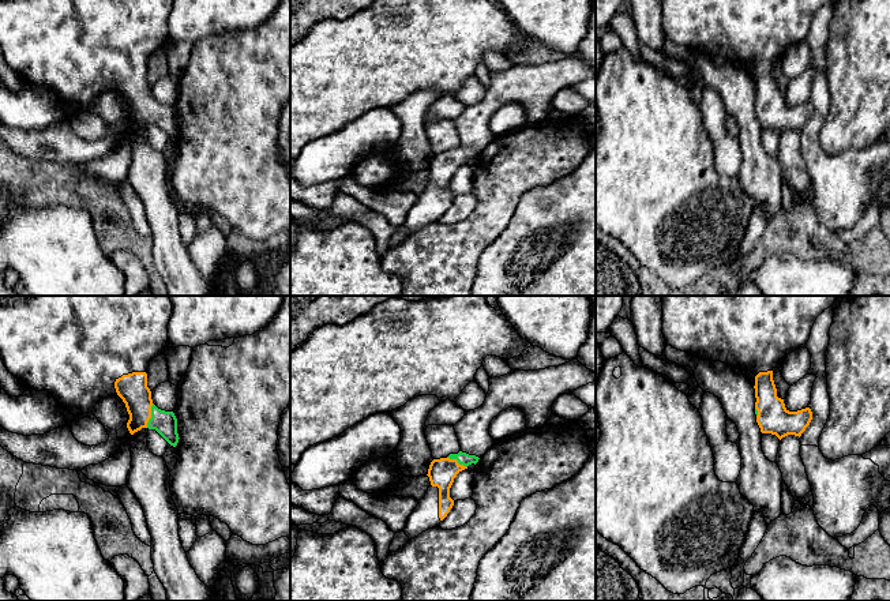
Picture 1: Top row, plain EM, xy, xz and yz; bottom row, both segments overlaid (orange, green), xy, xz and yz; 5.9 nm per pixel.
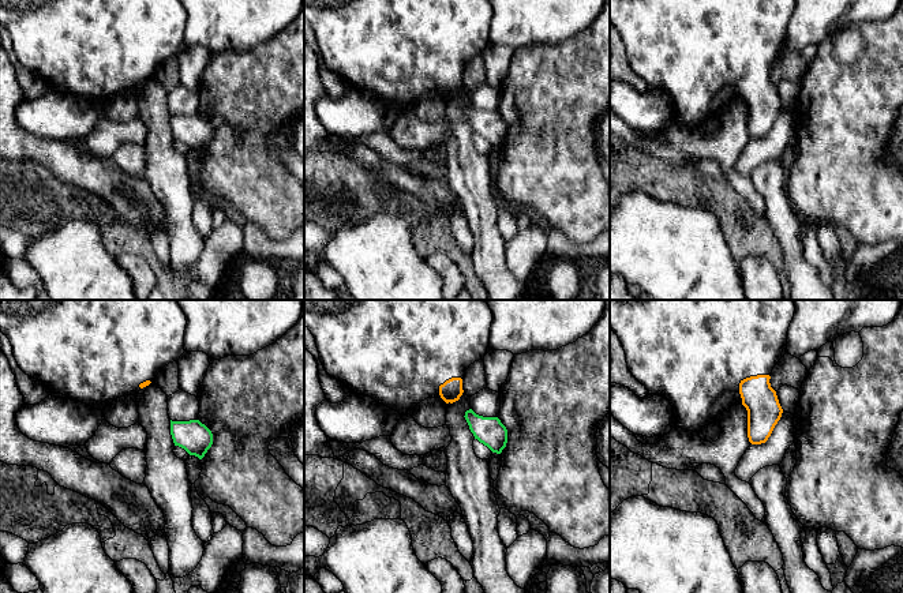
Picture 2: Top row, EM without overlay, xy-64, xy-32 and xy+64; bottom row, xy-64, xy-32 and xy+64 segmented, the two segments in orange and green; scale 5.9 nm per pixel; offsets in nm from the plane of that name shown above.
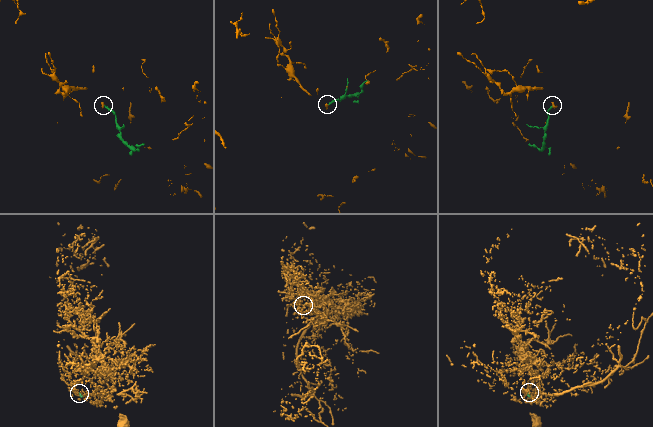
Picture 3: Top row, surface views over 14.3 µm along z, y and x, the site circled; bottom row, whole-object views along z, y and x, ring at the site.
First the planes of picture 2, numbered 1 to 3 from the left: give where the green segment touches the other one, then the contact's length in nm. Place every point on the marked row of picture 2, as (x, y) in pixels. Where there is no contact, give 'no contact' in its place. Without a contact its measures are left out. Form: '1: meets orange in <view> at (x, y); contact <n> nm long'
1: no contact
2: no contact
3: no contact

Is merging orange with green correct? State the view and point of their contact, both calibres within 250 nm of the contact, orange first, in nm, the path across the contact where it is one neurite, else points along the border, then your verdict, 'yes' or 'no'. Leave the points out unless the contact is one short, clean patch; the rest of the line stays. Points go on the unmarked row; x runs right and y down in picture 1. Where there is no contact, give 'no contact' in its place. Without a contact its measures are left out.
xy (150, 111) | 180/140 nm | across xy (132, 83), (139, 100), (150, 111), (165, 117) | yes

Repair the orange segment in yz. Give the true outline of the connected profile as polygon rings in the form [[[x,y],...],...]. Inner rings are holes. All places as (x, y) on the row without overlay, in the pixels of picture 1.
[[[662,0],[662,29],[668,40],[692,52],[721,56],[755,70],[755,109],[762,128],[801,131],[812,114],[810,102],[789,106],[778,90],[773,67],[789,48],[804,42],[816,12],[833,0]]]

